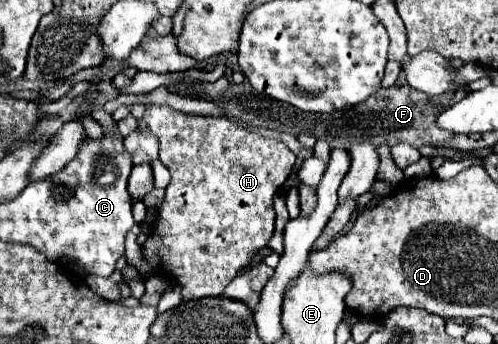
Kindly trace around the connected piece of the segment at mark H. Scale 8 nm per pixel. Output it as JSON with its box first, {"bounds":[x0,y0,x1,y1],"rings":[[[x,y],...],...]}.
{"bounds":[143,105,295,299],"rings":[[[147,105],[143,121],[151,133],[159,137],[159,159],[171,171],[167,195],[157,207],[159,217],[153,233],[143,245],[143,253],[153,265],[155,275],[165,275],[181,285],[183,299],[217,297],[235,279],[235,275],[249,265],[253,255],[267,247],[273,237],[273,197],[291,175],[295,155],[279,139],[267,139],[257,131],[247,131],[225,117],[199,117],[177,111],[169,105]]]}

